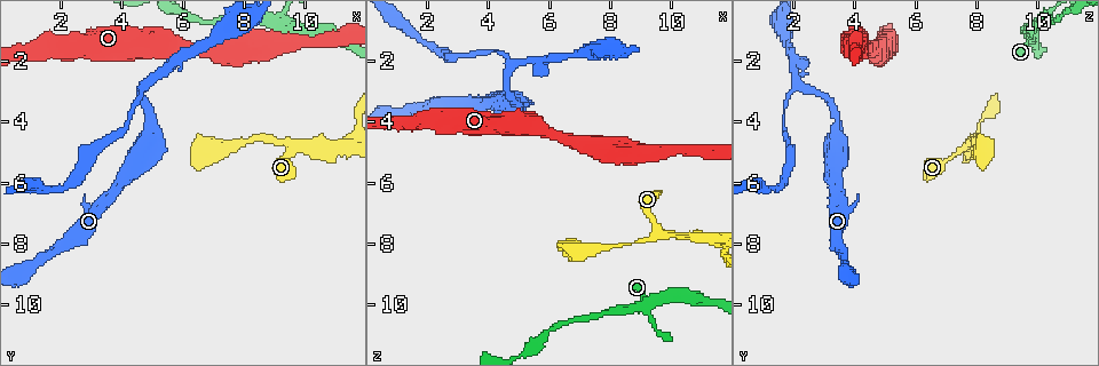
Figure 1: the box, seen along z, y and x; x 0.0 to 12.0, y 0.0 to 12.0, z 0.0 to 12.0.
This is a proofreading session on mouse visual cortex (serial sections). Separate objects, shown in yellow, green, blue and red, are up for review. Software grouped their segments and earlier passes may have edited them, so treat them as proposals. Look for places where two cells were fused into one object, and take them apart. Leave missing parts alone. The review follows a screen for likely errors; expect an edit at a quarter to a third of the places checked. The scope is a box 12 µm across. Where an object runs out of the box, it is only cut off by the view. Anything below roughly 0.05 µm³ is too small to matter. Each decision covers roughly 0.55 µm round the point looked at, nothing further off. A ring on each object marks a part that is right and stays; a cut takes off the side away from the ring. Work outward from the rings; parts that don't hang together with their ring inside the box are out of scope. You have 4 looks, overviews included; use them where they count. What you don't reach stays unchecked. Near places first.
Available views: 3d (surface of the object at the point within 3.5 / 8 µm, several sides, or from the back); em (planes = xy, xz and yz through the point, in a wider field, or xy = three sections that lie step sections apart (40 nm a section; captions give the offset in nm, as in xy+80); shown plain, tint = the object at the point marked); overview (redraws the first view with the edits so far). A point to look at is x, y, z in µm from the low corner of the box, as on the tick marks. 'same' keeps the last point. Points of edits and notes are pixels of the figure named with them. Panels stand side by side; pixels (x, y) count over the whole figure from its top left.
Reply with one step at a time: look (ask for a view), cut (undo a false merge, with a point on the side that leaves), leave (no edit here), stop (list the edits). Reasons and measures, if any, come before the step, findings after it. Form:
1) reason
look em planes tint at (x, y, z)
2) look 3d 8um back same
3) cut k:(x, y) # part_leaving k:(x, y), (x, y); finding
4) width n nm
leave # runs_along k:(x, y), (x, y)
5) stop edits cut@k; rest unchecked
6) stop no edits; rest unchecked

three arms meet
look 3d 3.5um at (4.7, 2.8, 2.3)

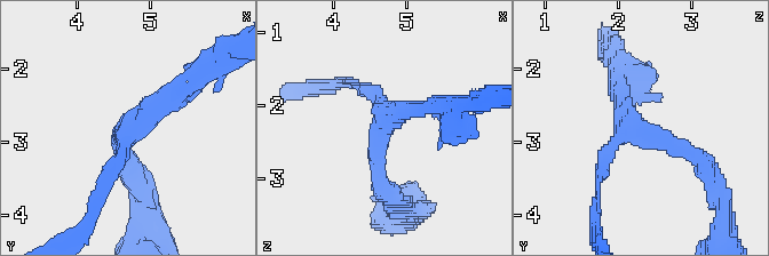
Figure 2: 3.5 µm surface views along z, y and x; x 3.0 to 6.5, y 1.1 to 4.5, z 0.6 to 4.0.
arms 3; arm_widths 200, 250, 250 nm; need the tissue
look em xy step 3 tint at (4.70, 2.90, 2.25)

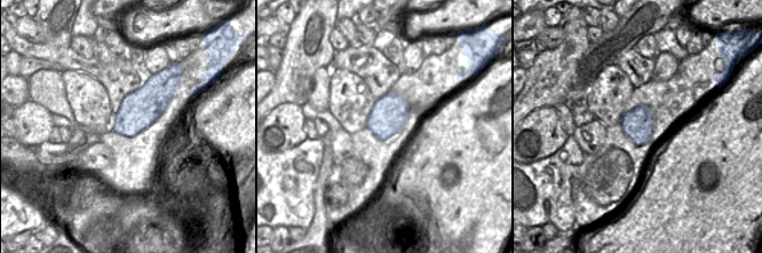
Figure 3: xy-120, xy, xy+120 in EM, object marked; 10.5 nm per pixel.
leave # runs_along 2:(702, 160), (634, 132), (617, 86); continuous, no second cell

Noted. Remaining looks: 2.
sharp bend
look 3d 3.5um at (9.2, 0.8, 9.8)

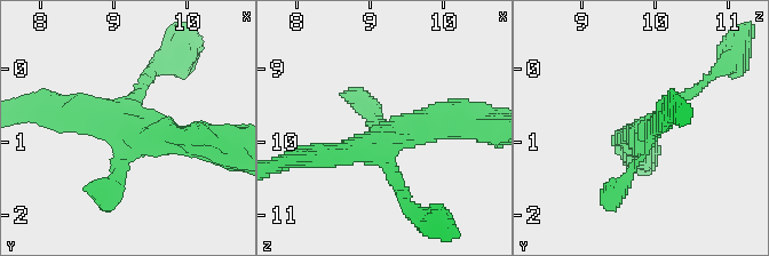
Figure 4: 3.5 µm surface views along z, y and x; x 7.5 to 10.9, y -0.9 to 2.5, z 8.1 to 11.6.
need the tissue
look em xy step 2 tint at (9.20, 0.90, 9.90)

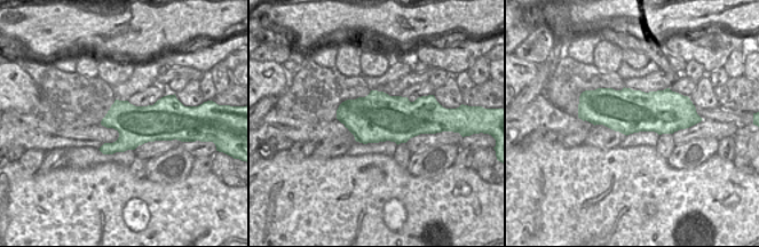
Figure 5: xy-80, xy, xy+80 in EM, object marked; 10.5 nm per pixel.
leave # runs_along 4:(612, 193), (668, 113); continuous, no second cell

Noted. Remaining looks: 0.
stop no edits; rest unchecked

